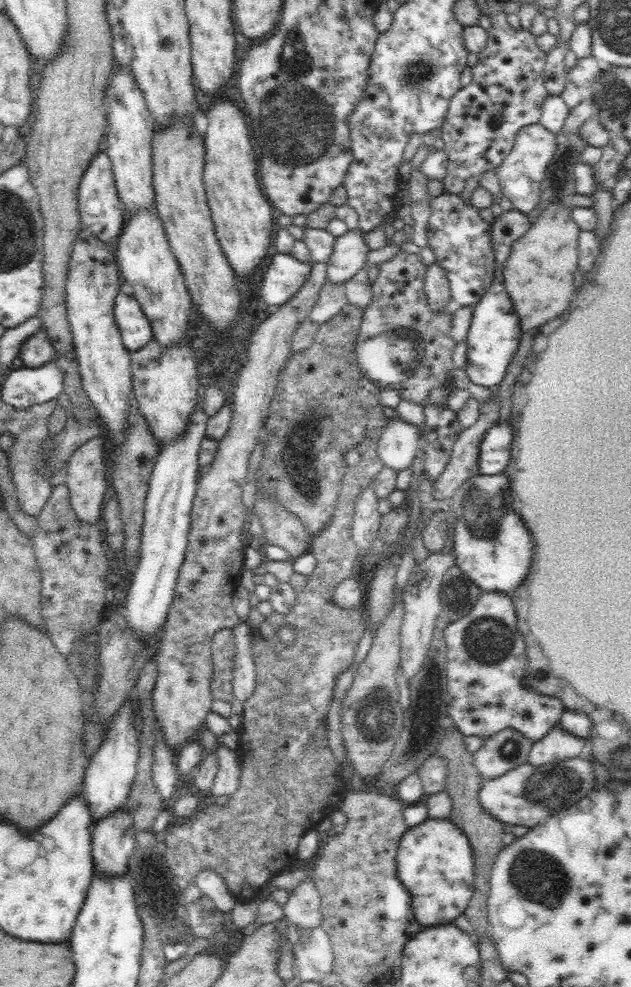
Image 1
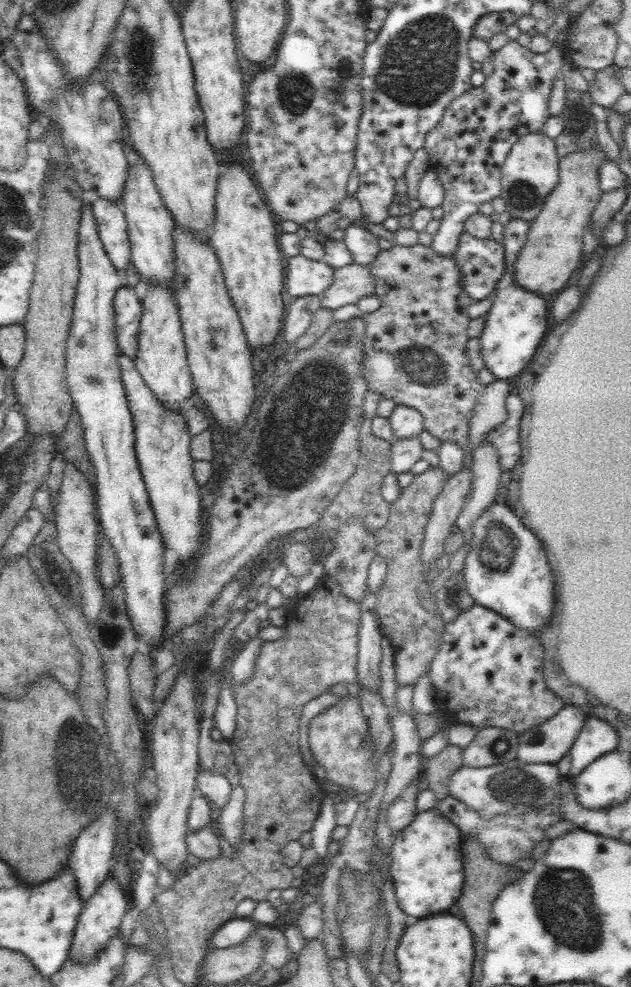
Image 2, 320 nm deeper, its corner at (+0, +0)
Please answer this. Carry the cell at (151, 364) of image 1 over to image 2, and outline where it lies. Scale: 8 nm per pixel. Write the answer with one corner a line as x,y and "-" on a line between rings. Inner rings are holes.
124,354
119,356
119,365
121,370
121,379
124,383
125,393
132,415
135,430
135,451
138,464
145,482
145,487
156,516
156,523
162,535
165,547
176,552
179,563
188,564
194,560
194,555
198,553
200,541
202,540
202,524
200,524
200,515
203,512
203,506
200,505
200,487
197,487
197,480
193,473
193,464
195,460
191,457
191,438
187,420
183,414
176,415
176,410
169,410
154,396
153,390
146,386
142,375
138,372
135,365
135,359

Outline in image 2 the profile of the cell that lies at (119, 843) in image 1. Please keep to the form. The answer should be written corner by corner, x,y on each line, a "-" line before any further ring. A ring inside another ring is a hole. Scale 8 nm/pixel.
110,872
109,877
99,886
98,892
84,902
80,909
69,957
74,962
92,962
101,953
100,950
107,949
112,937
119,932
121,920
130,907
129,896

